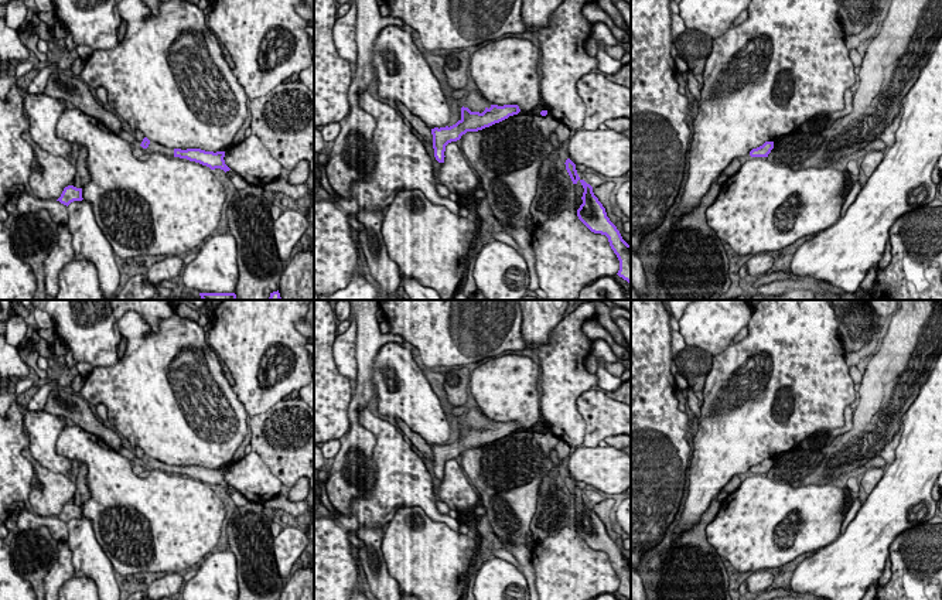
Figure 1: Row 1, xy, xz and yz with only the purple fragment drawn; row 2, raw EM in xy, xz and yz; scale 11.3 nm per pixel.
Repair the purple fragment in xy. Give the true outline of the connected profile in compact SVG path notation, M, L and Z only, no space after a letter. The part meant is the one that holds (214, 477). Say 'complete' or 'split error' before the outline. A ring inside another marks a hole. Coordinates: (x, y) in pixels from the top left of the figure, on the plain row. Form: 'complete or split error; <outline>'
split error; M147 454L143 456L141 461L143 466L146 466L150 470L161 470L170 474L180 474L180 475L187 475L190 478L199 480L202 483L209 484L211 487L221 485L225 490L229 488L231 485L225 481L225 468L205 468L201 466L170 466L163 461L158 461L156 458L149 457Z

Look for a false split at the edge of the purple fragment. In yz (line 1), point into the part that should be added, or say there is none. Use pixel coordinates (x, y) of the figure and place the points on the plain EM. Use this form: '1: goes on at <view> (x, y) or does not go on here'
1: does not go on here

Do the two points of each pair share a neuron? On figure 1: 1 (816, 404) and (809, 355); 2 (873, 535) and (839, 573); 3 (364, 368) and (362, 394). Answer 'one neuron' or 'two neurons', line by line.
1: one neuron
2: one neuron
3: one neuron

